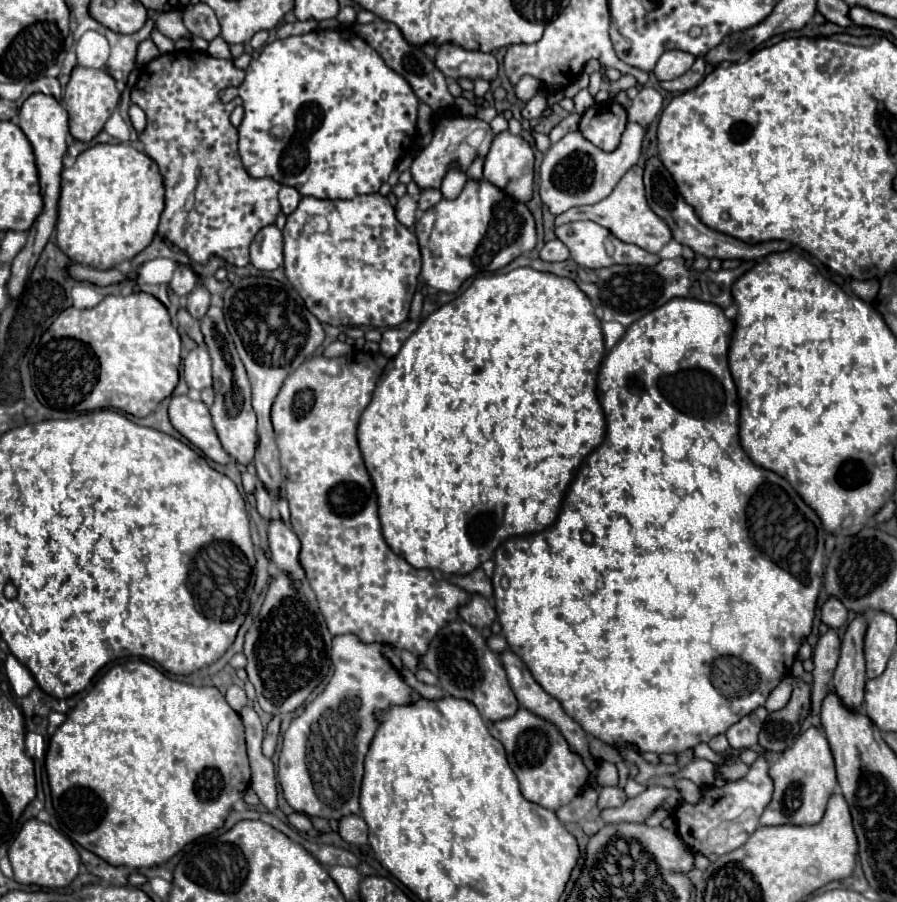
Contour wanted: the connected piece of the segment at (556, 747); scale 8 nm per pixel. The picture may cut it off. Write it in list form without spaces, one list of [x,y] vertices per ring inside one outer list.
[[[520,708],[512,718],[504,718],[492,724],[490,734],[498,738],[508,754],[508,764],[518,776],[520,790],[526,800],[536,802],[548,810],[558,810],[568,804],[586,784],[588,770],[578,754],[572,754],[566,740],[558,734],[556,726],[540,716]]]

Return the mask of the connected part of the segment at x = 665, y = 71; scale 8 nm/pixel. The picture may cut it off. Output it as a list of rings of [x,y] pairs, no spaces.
[[[668,50],[662,54],[662,58],[658,60],[656,68],[654,68],[654,74],[660,82],[666,82],[666,80],[674,80],[682,74],[686,74],[690,70],[690,66],[694,64],[696,56],[688,54],[688,52],[680,52],[680,50]]]

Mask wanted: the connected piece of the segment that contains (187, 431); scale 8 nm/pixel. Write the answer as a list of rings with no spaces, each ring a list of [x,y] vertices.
[[[172,396],[168,406],[172,426],[188,438],[196,448],[200,448],[210,460],[218,464],[228,464],[230,456],[224,452],[216,430],[212,426],[212,416],[204,402],[194,402],[188,396]]]

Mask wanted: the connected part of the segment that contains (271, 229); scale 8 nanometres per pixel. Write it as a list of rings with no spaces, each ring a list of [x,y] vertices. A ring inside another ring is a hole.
[[[274,224],[262,228],[252,240],[250,262],[258,270],[276,270],[282,266],[282,232]]]

